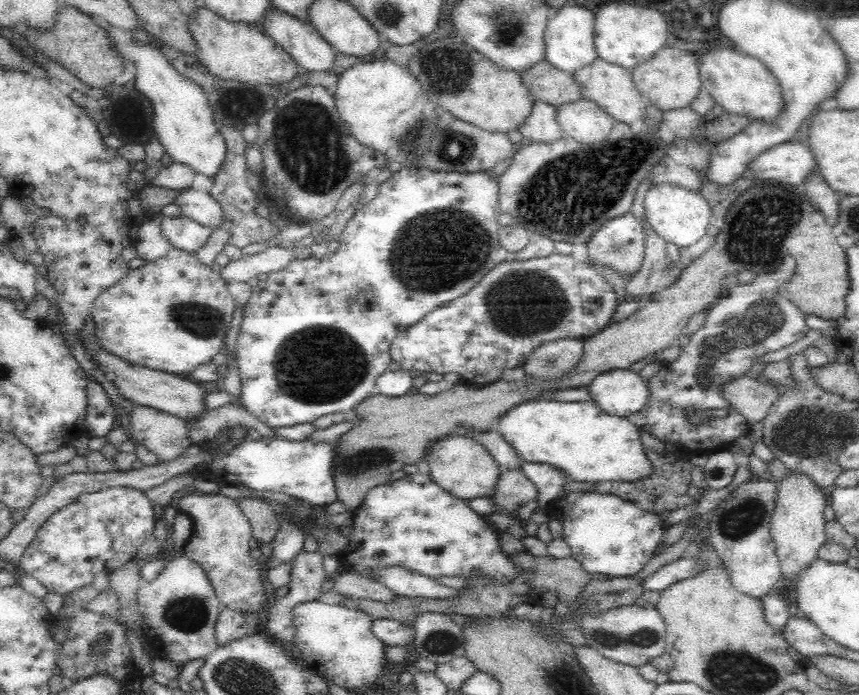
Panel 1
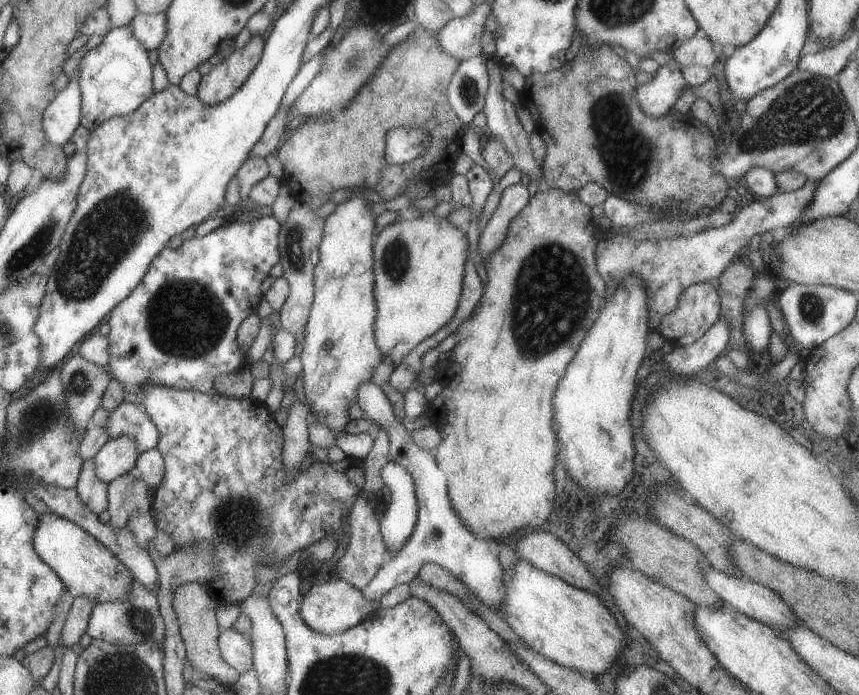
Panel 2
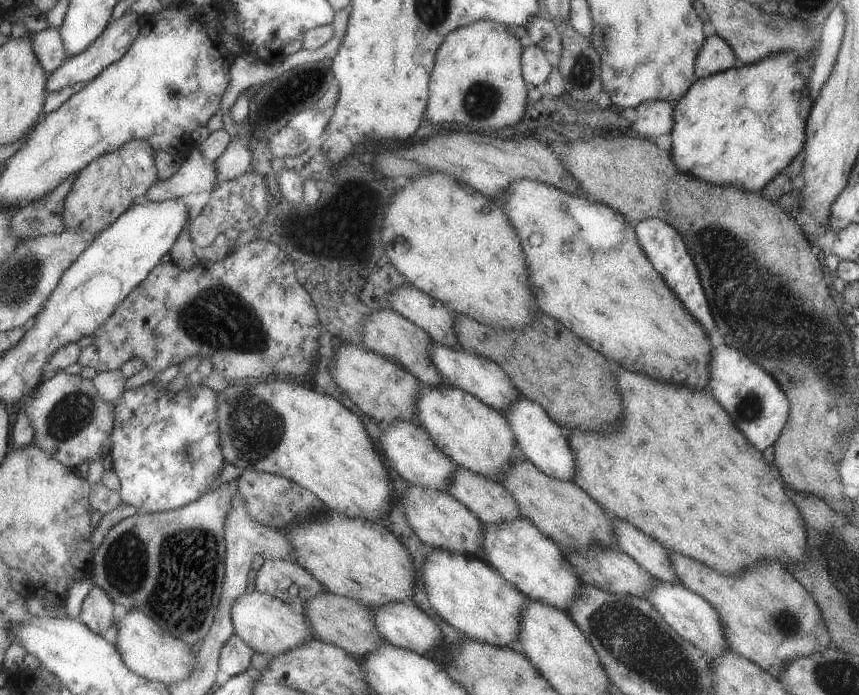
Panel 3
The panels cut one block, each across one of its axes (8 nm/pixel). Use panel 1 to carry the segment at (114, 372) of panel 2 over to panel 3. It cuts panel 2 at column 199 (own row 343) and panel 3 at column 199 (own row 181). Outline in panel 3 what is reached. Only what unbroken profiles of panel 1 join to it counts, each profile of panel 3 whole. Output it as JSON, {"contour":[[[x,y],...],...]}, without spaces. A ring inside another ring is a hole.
{"contour":[[[148,382],[146,384],[143,384],[139,388],[135,388],[134,390],[123,391],[121,396],[119,396],[119,398],[117,398],[115,402],[113,402],[114,403],[114,412],[113,412],[114,426],[110,435],[111,443],[110,443],[110,449],[109,449],[108,455],[110,456],[112,470],[117,475],[117,478],[119,479],[120,484],[121,484],[121,490],[118,492],[118,494],[120,495],[120,500],[122,501],[122,503],[126,505],[130,505],[138,509],[137,513],[139,512],[159,513],[162,511],[169,511],[172,509],[183,507],[184,505],[190,504],[192,501],[198,500],[205,493],[205,490],[207,490],[207,486],[209,486],[209,484],[213,484],[213,478],[216,478],[220,474],[221,470],[223,469],[223,458],[220,452],[220,443],[219,443],[219,438],[218,438],[218,423],[216,422],[216,396],[215,394],[212,392],[211,389],[207,388],[207,386],[202,385],[202,386],[193,386],[193,387],[190,386],[189,387],[186,384],[181,391],[177,392],[177,394],[175,394],[172,398],[168,398],[166,394],[166,390],[168,386],[169,386],[169,383],[164,388],[157,388],[157,386],[153,386],[153,384],[150,384]]]}

